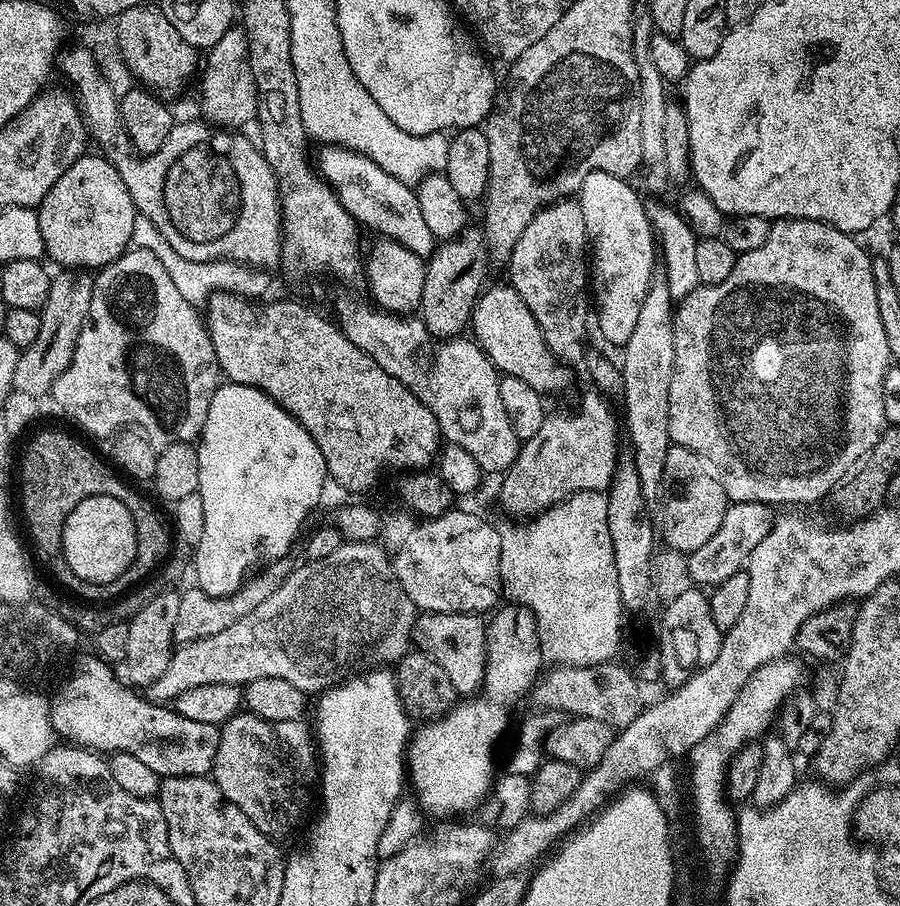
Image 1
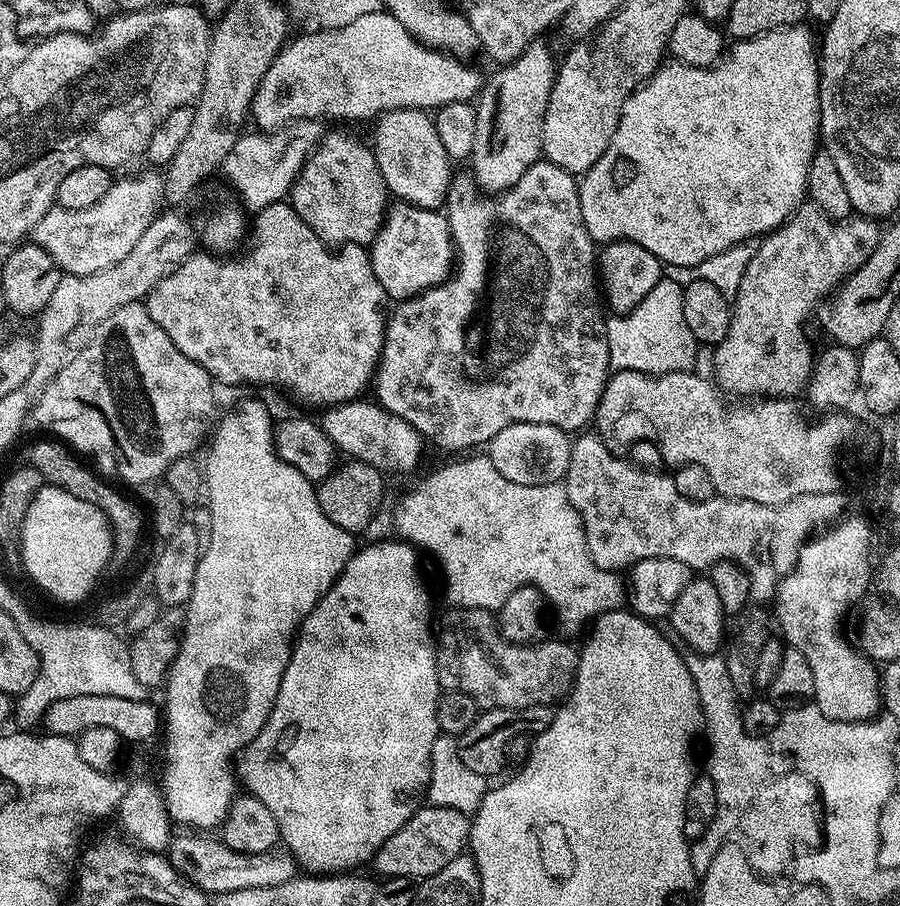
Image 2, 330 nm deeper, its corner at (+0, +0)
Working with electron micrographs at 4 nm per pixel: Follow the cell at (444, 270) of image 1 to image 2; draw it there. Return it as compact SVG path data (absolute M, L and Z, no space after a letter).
M537 38L522 50L514 62L497 67L492 77L488 76L483 81L476 104L476 117L478 118L478 134L474 134L474 150L470 157L471 175L477 185L485 193L501 194L514 187L518 178L530 170L537 160L541 159L540 139L542 138L542 122L548 105L548 91L556 81L558 67L557 57L552 57L552 52L543 44L543 39Z

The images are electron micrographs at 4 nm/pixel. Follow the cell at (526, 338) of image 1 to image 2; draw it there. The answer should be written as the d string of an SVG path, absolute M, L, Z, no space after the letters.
M396 202L387 209L384 224L372 239L370 255L372 269L389 301L410 300L421 292L444 283L450 275L448 259L453 259L450 247L452 235L448 217L430 208Z

